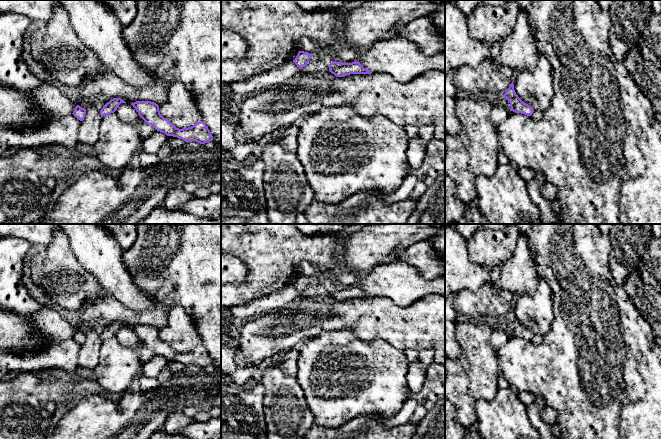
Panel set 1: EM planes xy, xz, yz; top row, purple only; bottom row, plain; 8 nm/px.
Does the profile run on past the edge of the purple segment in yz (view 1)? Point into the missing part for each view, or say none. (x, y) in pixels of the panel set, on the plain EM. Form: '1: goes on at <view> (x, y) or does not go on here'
1: does not go on here

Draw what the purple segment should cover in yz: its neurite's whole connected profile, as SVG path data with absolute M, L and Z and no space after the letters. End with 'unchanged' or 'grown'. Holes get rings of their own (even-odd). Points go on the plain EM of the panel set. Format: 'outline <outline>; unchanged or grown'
outline M513 306L510 308L503 320L510 327L510 335L525 338L527 340L531 340L533 338L533 332L524 327L516 318Z; unchanged

